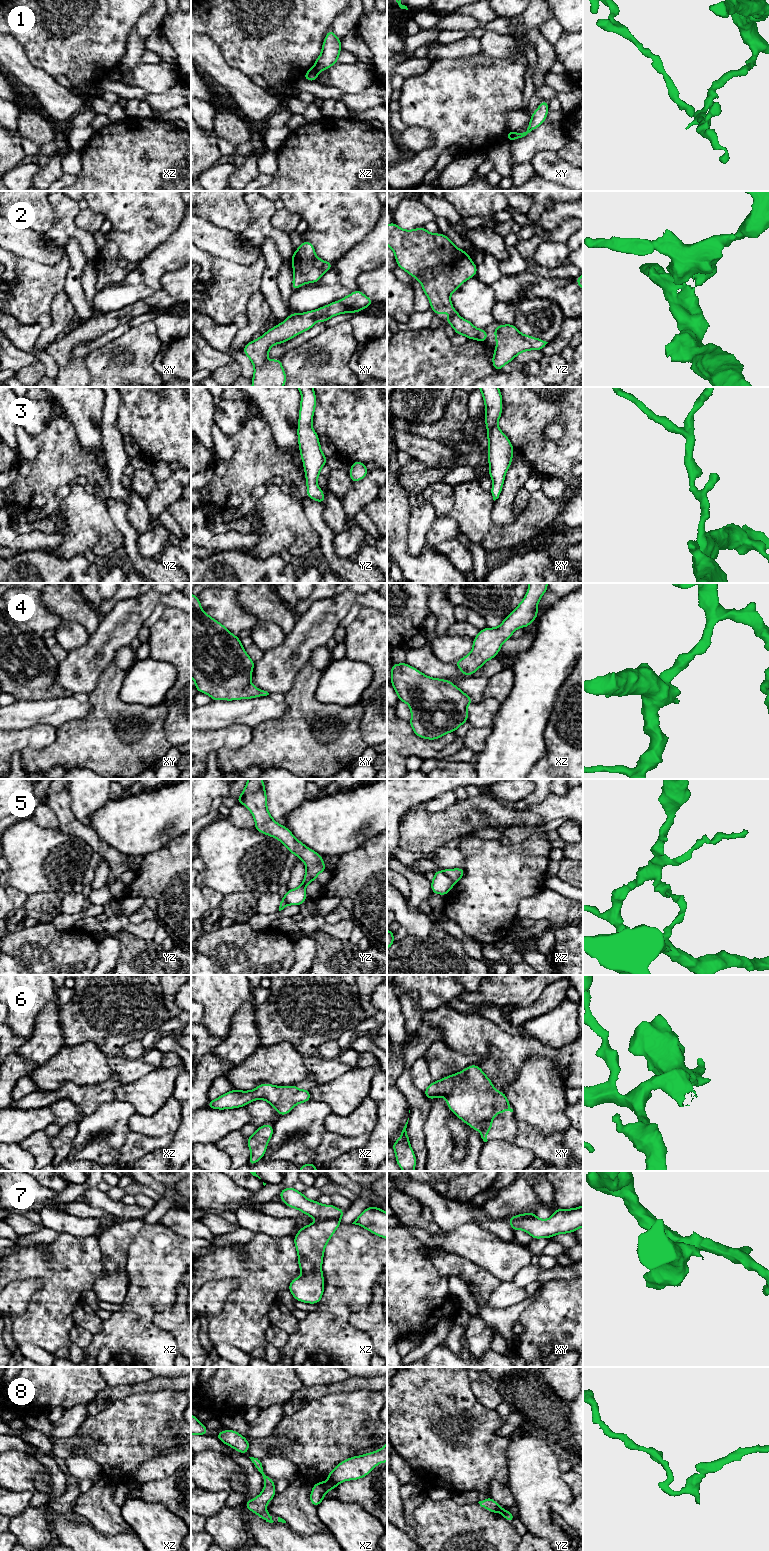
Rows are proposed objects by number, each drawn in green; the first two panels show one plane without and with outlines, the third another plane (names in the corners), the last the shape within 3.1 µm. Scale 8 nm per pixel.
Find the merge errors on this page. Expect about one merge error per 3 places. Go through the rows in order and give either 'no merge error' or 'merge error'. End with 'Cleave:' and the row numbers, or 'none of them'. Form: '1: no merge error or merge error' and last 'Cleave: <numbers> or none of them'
1: merge error
2: no merge error
3: no merge error
4: no merge error
5: merge error
6: no merge error
7: merge error
8: merge error
Cleave: 1, 5, 7, 8

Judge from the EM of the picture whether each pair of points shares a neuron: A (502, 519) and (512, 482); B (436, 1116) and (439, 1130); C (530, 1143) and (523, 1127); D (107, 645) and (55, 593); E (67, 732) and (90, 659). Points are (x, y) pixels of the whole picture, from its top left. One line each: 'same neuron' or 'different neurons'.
A: same neuron
B: same neuron
C: same neuron
D: different neurons
E: different neurons

